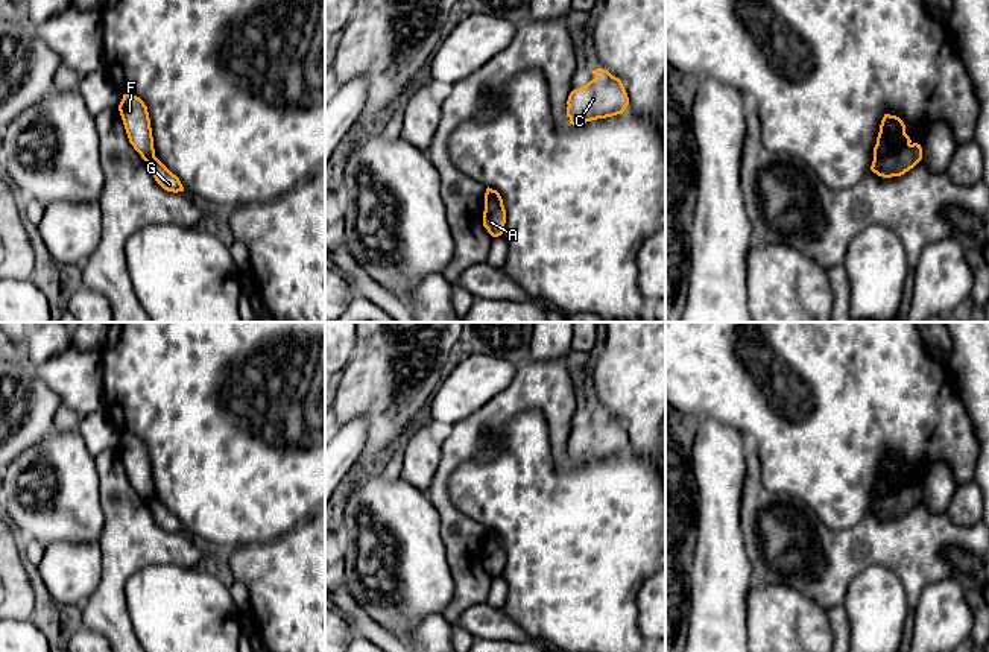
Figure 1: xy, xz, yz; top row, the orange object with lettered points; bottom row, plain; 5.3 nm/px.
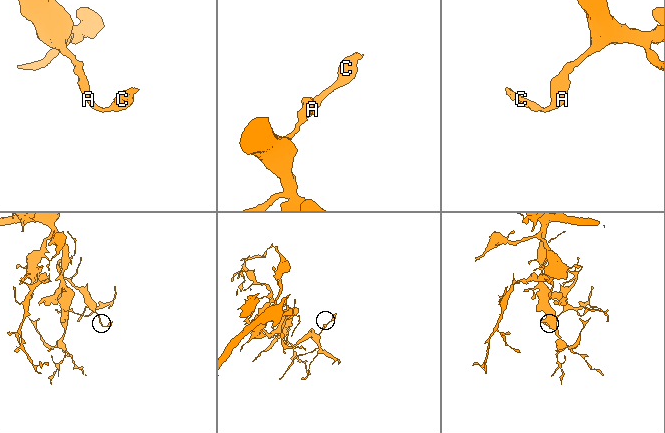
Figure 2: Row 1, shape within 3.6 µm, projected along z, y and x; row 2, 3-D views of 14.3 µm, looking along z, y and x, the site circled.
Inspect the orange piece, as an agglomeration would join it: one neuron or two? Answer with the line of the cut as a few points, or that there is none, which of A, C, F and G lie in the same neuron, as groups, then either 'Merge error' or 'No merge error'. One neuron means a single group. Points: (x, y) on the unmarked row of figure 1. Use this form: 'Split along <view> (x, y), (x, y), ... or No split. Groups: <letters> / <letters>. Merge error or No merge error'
Split along yz (909, 484), (874, 500). Groups: A C G / F. Merge error

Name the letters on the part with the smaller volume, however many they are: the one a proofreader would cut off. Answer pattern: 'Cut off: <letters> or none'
Cut off: A, C, G

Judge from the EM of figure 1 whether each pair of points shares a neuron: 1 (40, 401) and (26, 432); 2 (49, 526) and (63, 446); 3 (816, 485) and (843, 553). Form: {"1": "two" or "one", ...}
{"1": "one", "2": "one", "3": "two"}

